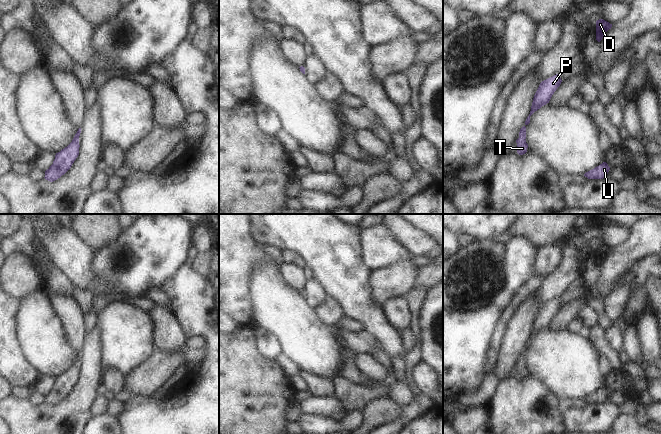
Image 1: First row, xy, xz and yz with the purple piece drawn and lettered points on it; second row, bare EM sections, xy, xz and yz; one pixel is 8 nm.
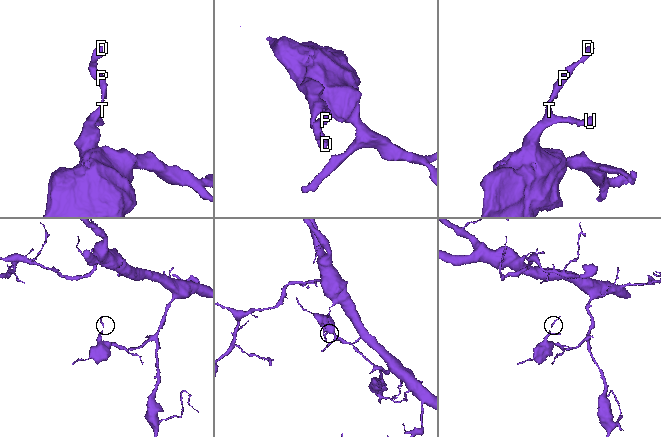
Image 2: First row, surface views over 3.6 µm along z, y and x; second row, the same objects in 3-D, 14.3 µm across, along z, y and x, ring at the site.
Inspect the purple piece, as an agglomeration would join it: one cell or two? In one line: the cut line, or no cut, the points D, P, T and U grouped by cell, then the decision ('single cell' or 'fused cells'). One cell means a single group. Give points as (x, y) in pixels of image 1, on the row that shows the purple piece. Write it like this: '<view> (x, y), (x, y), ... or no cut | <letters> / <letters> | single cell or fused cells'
no cut | D P T U | single cell

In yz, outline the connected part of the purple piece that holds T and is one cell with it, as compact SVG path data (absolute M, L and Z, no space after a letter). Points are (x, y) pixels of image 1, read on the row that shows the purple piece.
M556 74L544 81L542 81L534 95L531 111L529 116L525 121L525 125L520 129L519 138L516 140L517 143L517 153L523 155L527 152L528 144L526 143L526 125L530 123L530 116L540 109L542 106L549 103L552 95L560 86L562 80L559 74Z

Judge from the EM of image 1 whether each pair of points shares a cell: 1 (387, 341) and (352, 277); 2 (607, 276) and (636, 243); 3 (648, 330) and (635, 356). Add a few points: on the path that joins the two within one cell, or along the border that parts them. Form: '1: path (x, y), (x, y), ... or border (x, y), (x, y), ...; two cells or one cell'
1: path (377, 325), (357, 302), (353, 293); one cell
2: path (612, 268), (629, 251); one cell
3: border (635, 324), (643, 356); two cells

